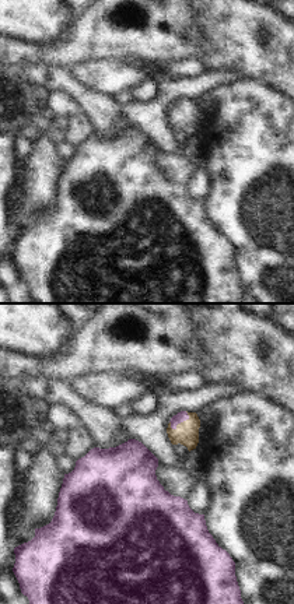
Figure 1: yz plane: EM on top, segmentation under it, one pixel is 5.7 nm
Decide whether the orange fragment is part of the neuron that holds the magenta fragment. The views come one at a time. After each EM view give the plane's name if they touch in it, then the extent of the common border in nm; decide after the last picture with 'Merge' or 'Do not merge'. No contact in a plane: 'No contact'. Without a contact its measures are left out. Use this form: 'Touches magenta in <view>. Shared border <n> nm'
Touches magenta in yz. Shared border 140 nm

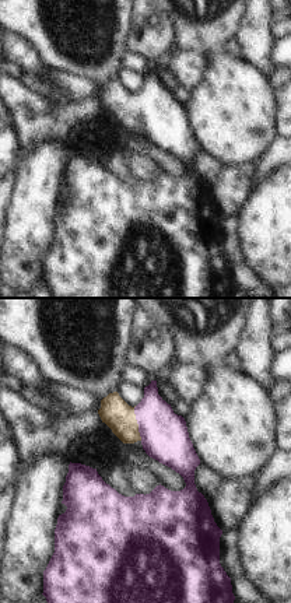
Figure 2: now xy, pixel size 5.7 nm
Touches magenta in xy. Shared border 200 nm

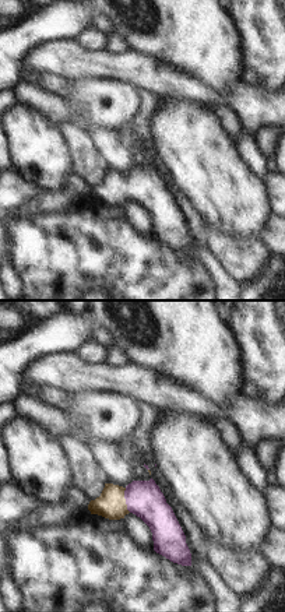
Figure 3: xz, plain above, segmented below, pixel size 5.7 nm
Touches magenta in xz. Shared border 150 nm

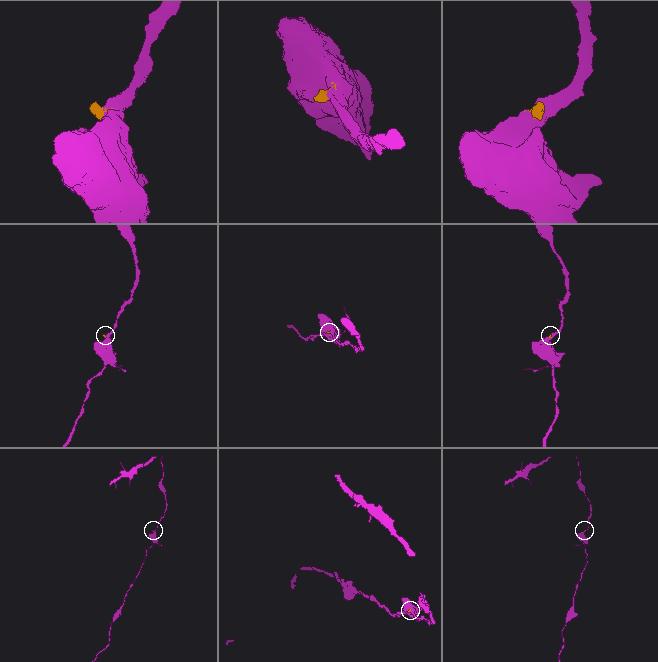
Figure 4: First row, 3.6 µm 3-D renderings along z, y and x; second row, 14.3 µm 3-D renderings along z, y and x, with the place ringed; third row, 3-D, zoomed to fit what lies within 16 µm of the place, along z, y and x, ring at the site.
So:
Merge

